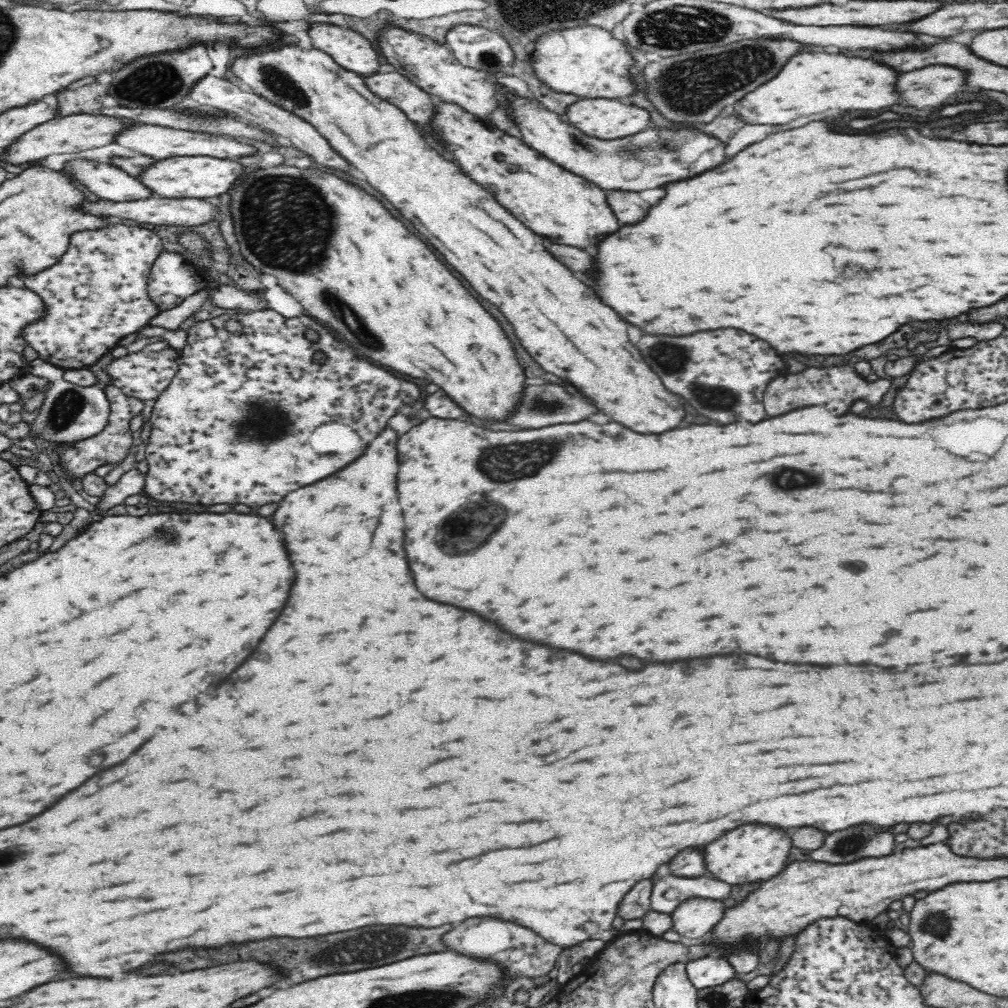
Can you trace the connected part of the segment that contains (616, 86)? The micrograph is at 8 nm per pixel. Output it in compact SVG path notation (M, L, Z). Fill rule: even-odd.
M594 26L566 28L564 32L544 32L540 40L534 42L532 68L536 78L550 86L554 92L584 96L586 100L596 98L626 98L634 92L632 82L628 80L628 68L632 58L628 48L620 42L620 36L612 38L614 32Z

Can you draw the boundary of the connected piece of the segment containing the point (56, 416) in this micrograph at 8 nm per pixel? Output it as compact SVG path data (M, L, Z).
M42 358L28 362L26 372L36 374L36 376L44 376L52 382L52 388L46 394L46 400L40 408L40 416L38 416L36 426L32 430L34 434L44 436L46 440L50 440L54 444L70 444L70 442L92 438L94 434L100 434L106 428L108 416L110 416L110 402L104 394L104 384L84 386L84 384L68 382L68 380L64 380L62 368L50 364Z

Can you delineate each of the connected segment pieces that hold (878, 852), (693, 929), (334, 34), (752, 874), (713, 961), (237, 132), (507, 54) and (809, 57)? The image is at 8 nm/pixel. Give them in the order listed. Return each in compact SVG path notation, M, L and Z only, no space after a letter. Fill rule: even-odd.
M862 824L860 828L844 828L844 832L828 832L824 844L812 850L812 860L828 864L852 864L868 856L888 856L894 852L894 834L884 828Z
M692 896L682 900L672 916L672 930L676 930L680 936L688 938L702 938L706 936L718 920L722 920L724 904L712 898L700 898Z
M312 22L308 26L308 36L314 48L330 54L342 68L356 72L362 78L376 76L376 70L380 68L378 52L362 34L354 30L348 32L346 26L338 24Z
M748 824L748 828L736 828L716 838L706 846L704 858L706 866L712 874L720 876L720 882L726 884L742 884L742 882L758 882L770 880L770 876L782 872L788 862L788 850L792 848L790 836L782 828L768 828L768 824ZM750 860L750 862L742 862ZM754 860L754 862L752 862Z
M710 954L700 960L688 960L686 974L690 978L690 984L698 992L702 992L710 986L728 984L736 976L734 966L728 960L724 960L724 956L718 956L718 954Z
M114 106L114 108L100 108L100 116L116 116L116 118L126 118L126 120L136 120L136 122L146 122L146 124L160 124L160 126L184 126L192 128L192 132L222 132L222 134L232 134L232 136L244 136L244 140L264 140L274 146L286 146L284 140L274 136L272 132L266 132L262 128L254 130L248 128L246 124L238 120L200 120L200 122L190 122L188 118L180 116L174 110L148 110L148 108L126 108L126 106Z
M458 24L446 32L446 46L454 52L462 66L488 74L506 74L514 64L514 50L494 30Z
M798 54L768 84L760 84L734 104L734 112L746 124L788 124L800 116L822 114L826 110L878 110L896 102L892 88L896 74L872 60L848 58L842 54Z

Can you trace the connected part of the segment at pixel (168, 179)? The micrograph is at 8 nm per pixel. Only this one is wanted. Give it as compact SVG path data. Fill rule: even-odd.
M180 156L180 158L168 158L168 160L156 160L148 168L144 168L138 176L134 176L138 182L142 182L146 188L152 190L154 198L168 198L168 200L178 200L178 198L196 198L204 200L210 196L218 196L222 192L232 190L232 184L240 176L242 168L236 162L212 158L212 156Z

